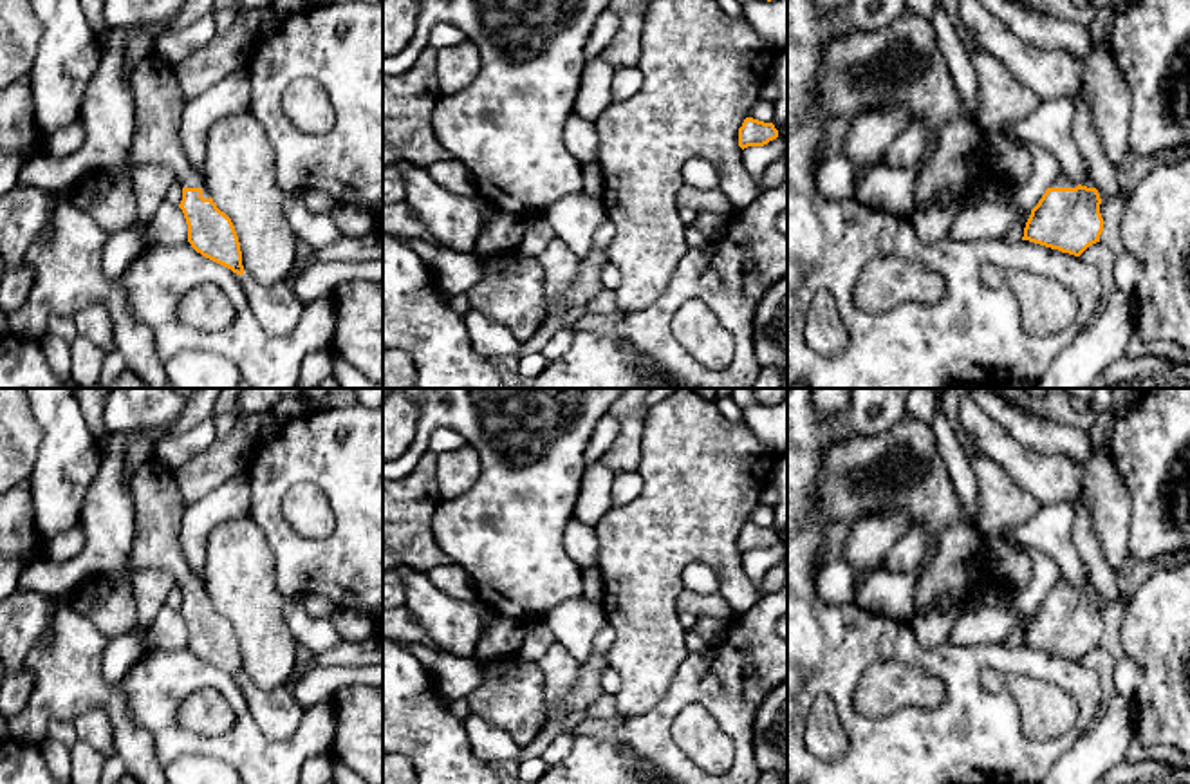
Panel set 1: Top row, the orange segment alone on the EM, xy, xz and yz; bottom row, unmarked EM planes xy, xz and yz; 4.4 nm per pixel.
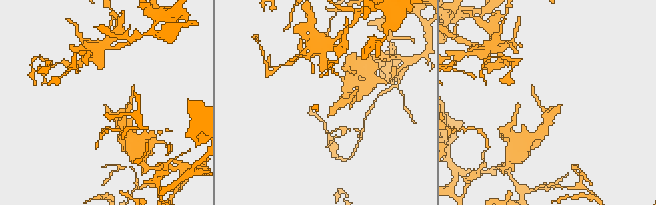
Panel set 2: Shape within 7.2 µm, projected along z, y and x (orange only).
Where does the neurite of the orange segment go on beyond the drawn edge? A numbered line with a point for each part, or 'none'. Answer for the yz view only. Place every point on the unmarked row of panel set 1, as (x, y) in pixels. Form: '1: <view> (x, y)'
1: yz (1062, 586)

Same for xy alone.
1: xy (109, 602)

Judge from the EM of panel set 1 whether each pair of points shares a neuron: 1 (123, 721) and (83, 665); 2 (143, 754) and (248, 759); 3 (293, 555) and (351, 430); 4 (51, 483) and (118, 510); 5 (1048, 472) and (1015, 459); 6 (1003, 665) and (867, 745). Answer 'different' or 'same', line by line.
1: same
2: different
3: same
4: different
5: same
6: same

